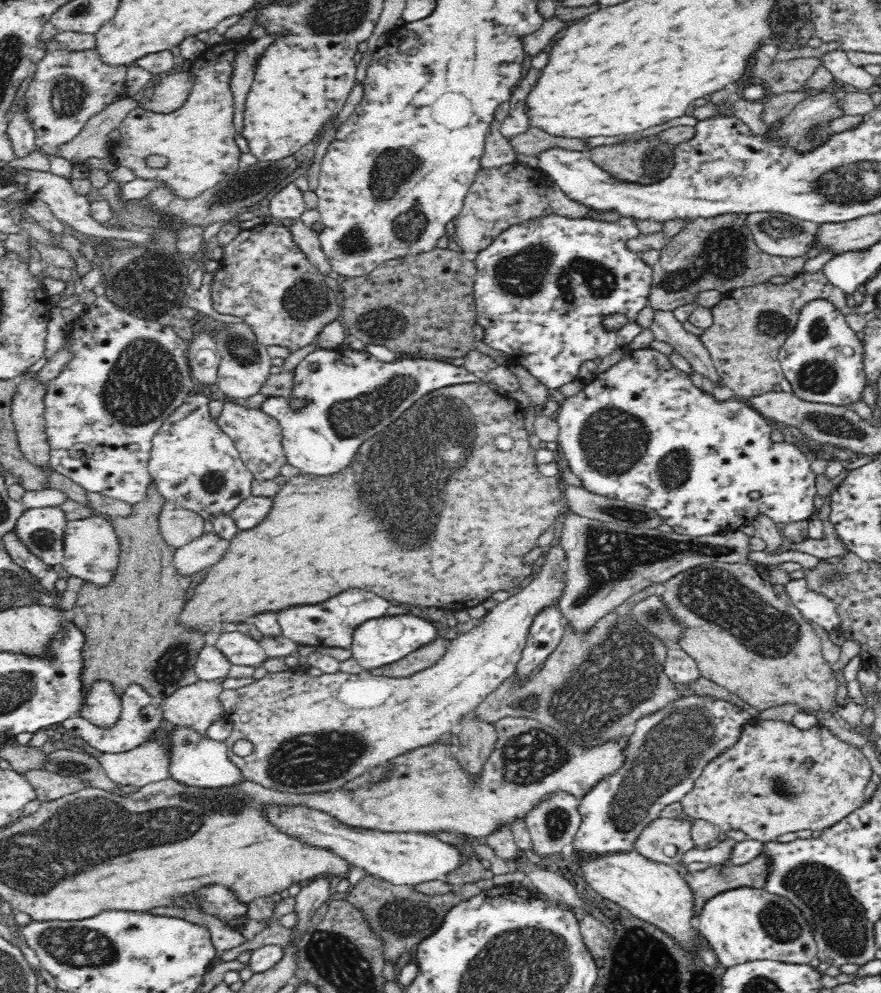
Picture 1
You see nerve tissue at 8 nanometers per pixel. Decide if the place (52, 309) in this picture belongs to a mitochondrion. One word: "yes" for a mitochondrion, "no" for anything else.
no

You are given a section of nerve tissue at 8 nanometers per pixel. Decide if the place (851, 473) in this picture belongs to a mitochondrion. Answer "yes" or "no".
no

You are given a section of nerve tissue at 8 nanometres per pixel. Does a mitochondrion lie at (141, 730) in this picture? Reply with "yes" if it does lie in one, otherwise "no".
no

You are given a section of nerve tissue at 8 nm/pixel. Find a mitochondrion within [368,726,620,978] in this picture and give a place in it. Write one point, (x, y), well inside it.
(403, 918)

